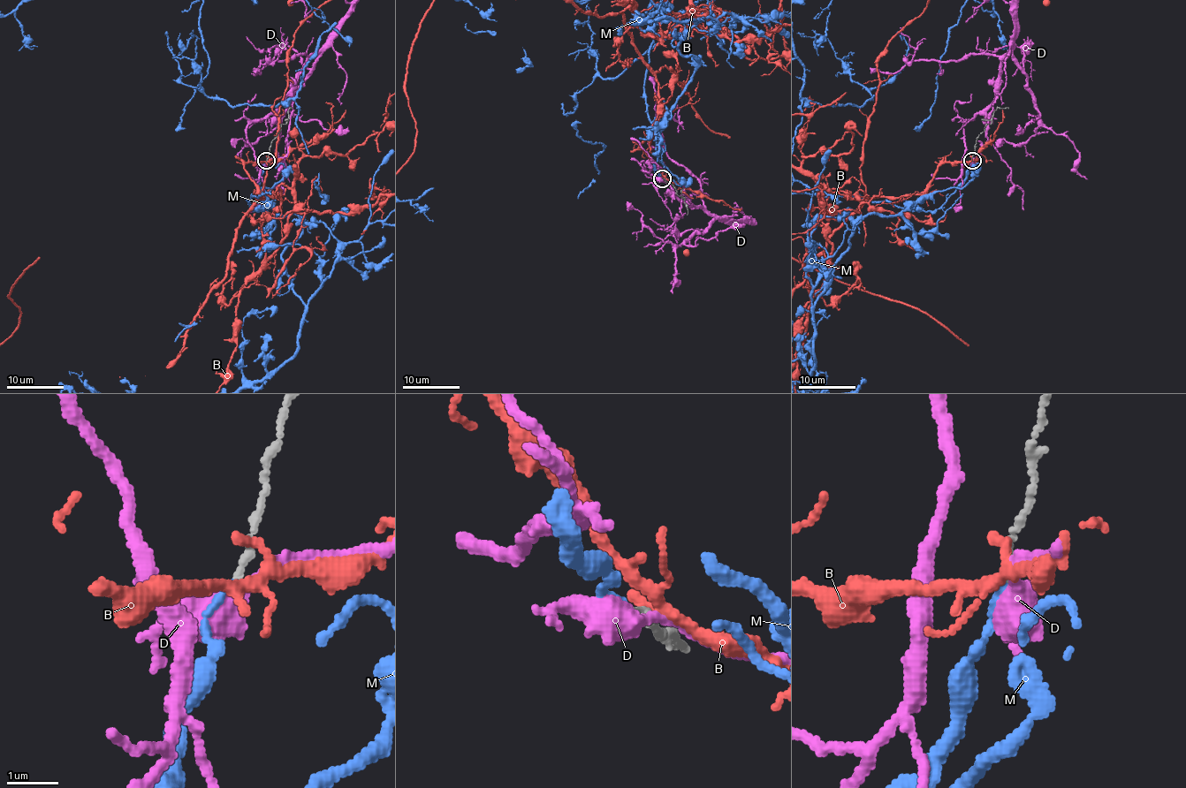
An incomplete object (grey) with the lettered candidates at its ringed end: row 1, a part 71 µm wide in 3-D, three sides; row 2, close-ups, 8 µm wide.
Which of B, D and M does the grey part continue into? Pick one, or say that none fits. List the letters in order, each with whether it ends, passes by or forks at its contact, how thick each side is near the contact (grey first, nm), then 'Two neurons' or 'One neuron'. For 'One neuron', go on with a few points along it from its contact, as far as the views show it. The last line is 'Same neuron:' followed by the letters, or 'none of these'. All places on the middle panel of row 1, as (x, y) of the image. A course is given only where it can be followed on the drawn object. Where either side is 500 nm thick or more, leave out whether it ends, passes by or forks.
B: It passes by. Thickness 150 nm (grey) against 190 nm. Two neurons
D: It passes by. Thickness 110 nm (grey) against 440 nm. Two neurons
M: It ends there. Thickness 110 nm (grey) against 110 nm. One neuron
Same neuron: M

